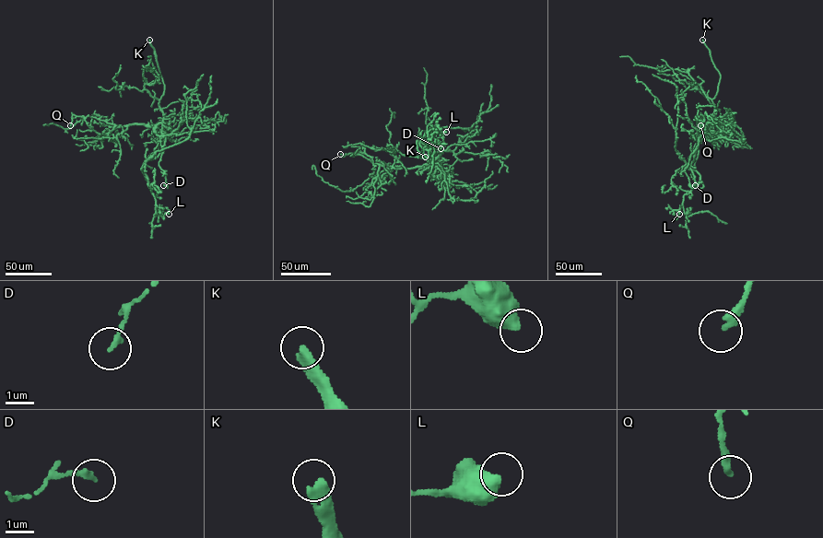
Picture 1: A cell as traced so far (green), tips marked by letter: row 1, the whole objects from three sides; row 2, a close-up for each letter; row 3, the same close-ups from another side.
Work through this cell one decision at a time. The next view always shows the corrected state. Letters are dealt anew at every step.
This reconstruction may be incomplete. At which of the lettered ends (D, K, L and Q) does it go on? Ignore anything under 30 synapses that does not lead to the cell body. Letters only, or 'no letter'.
K

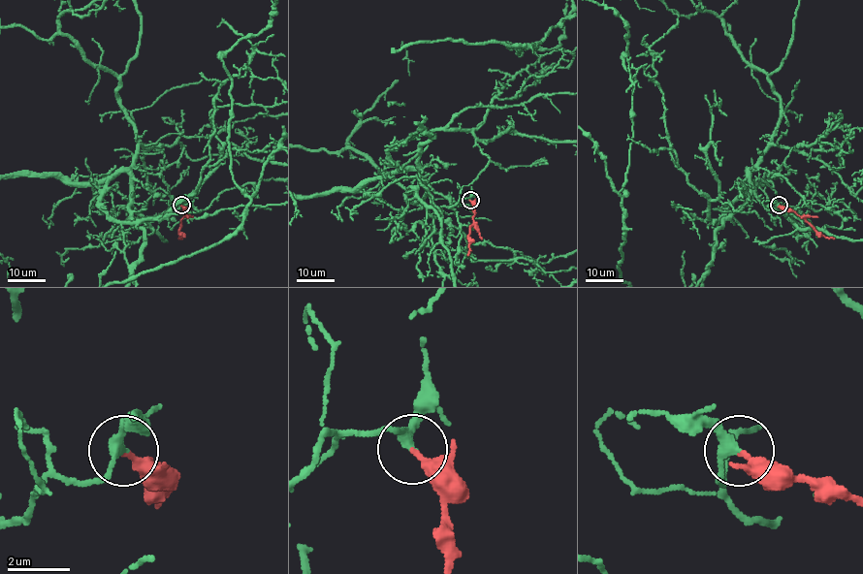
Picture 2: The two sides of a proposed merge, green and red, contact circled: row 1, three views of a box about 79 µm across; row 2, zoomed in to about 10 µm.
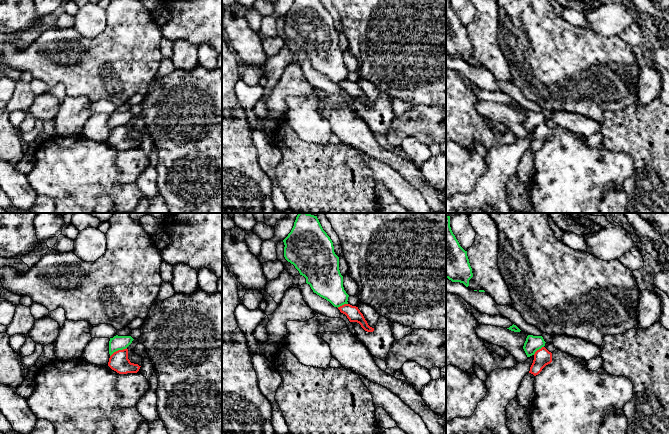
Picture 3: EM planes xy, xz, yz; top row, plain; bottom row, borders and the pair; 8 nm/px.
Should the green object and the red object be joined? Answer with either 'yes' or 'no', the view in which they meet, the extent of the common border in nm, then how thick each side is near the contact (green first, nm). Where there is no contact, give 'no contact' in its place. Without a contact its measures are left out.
no | xy | 150 nm | 120/160 nm

